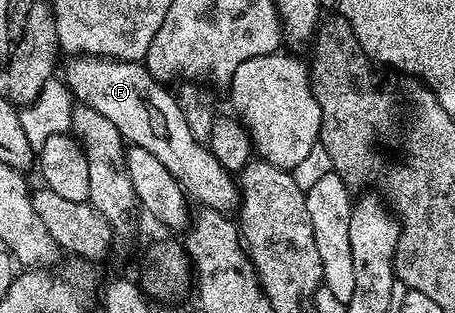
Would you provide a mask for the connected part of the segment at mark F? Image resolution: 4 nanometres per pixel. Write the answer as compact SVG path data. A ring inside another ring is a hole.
M76 55L67 60L67 63L66 60L64 63L64 71L66 67L64 82L70 94L79 104L96 109L96 113L100 113L100 117L108 117L108 121L112 121L112 125L116 125L116 129L122 134L123 140L127 144L140 149L148 149L148 153L152 153L152 157L157 157L163 163L164 169L168 169L168 173L172 173L172 177L176 177L183 192L193 202L194 199L198 202L196 204L199 208L218 210L227 216L237 212L240 196L235 176L226 171L224 165L220 165L220 161L216 161L216 157L207 146L195 139L186 120L183 104L170 92L171 88L167 84L154 79L150 70L138 61L104 59L100 55Z

